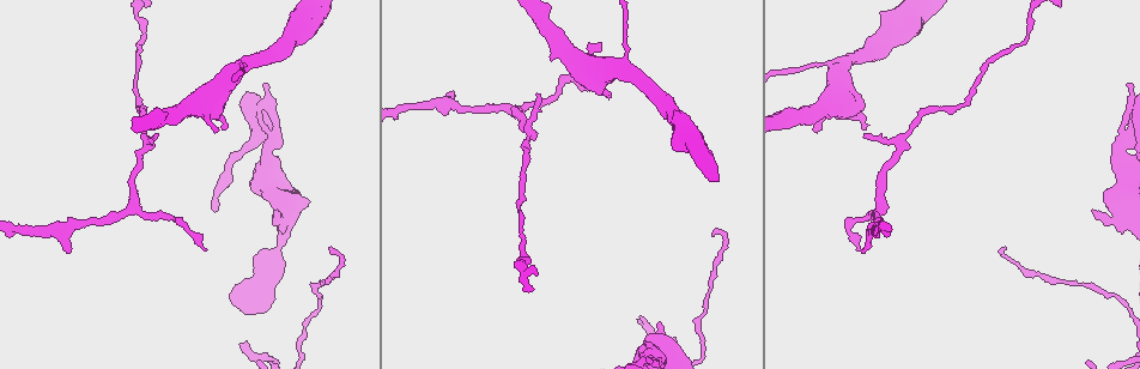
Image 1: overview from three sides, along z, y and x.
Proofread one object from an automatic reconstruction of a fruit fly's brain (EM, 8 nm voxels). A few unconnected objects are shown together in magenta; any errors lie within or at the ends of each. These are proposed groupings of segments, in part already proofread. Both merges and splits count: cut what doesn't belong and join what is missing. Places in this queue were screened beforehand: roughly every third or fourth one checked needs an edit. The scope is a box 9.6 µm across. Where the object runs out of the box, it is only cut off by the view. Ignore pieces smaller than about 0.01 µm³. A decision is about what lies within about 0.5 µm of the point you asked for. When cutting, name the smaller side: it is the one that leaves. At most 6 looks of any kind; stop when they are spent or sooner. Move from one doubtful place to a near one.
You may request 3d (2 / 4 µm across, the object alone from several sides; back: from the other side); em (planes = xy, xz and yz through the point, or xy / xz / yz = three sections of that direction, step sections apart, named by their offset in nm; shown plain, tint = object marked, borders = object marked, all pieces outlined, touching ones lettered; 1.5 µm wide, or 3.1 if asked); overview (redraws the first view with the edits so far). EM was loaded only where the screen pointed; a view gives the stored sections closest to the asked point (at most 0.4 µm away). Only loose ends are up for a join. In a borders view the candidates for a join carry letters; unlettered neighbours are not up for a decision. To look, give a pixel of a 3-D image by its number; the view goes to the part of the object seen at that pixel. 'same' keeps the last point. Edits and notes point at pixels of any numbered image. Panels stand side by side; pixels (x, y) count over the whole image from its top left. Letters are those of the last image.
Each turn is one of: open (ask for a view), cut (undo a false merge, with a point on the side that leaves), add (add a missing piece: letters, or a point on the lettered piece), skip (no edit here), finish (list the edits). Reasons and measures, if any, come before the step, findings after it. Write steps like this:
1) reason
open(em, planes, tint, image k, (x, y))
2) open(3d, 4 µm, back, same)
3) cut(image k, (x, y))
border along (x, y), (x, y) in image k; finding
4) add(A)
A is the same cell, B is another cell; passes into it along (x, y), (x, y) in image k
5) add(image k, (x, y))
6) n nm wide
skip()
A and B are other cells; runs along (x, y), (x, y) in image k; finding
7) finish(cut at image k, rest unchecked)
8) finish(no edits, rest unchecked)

branch stops here
open(em, planes, borders, image 1, (606, 97))

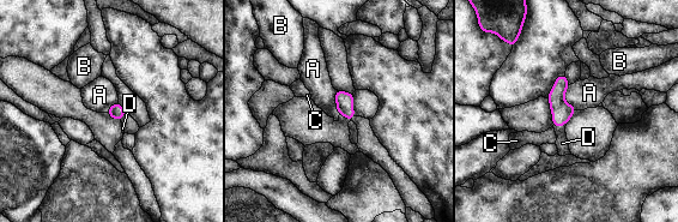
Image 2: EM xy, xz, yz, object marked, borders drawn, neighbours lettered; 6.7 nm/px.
add(D)
D is the same cell, A, B and C are other cells; passes into it along (562, 112), (560, 126), (562, 143) in image 2; it goes on there

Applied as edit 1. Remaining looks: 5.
calibre changes
open(em, planes, plain, image 1, (656, 355))

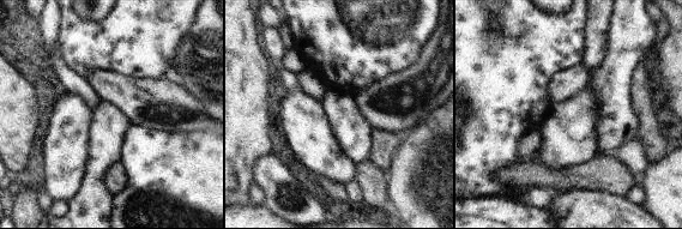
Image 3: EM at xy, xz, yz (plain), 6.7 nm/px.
open(em, planes, borders, same)

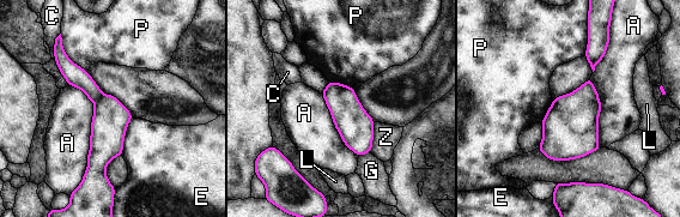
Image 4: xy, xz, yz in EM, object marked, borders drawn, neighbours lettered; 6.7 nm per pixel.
cut(image 4, (74, 76))
A, C, E, G, L, P and Z are other cells; border along (102, 94), (95, 103) in image 4; two cells meet here

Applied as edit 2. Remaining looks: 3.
arms part here
open(3d, 4 µm, back, image 1, (446, 103))

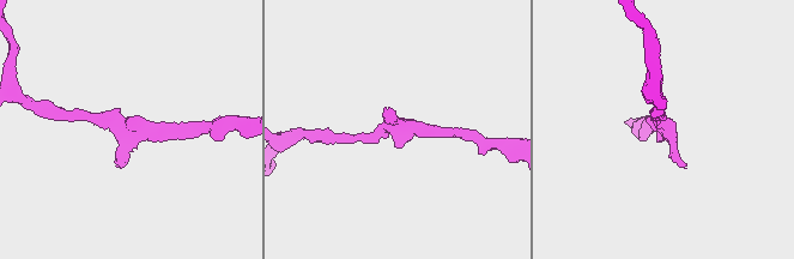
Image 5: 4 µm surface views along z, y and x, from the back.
now the EM
open(em, planes, plain, image 5, (394, 126))

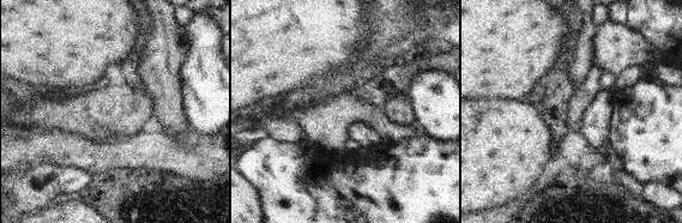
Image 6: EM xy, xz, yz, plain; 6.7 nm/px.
open(em, planes, borders, same)

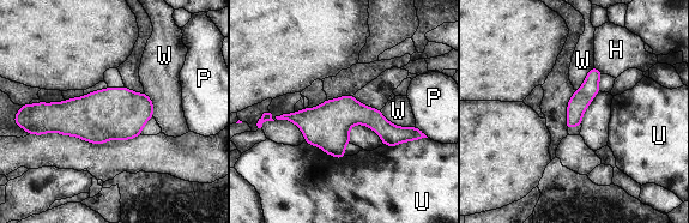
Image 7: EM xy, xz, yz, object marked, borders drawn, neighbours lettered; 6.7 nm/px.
skip()
H, P, U and W are other cells; border along (304, 140), (338, 158), (345, 156) in image 7; all the same cell

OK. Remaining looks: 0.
finish(add at image 2, cut at image 4, rest unchecked)

